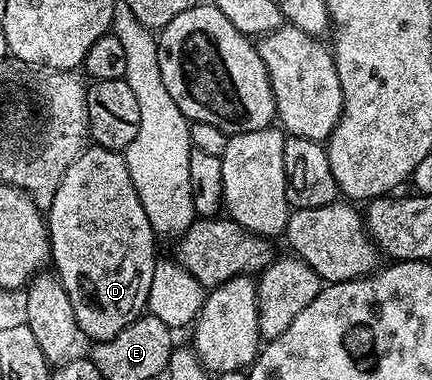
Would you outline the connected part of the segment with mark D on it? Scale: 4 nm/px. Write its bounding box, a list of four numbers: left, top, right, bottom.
[45,145,157,342]

